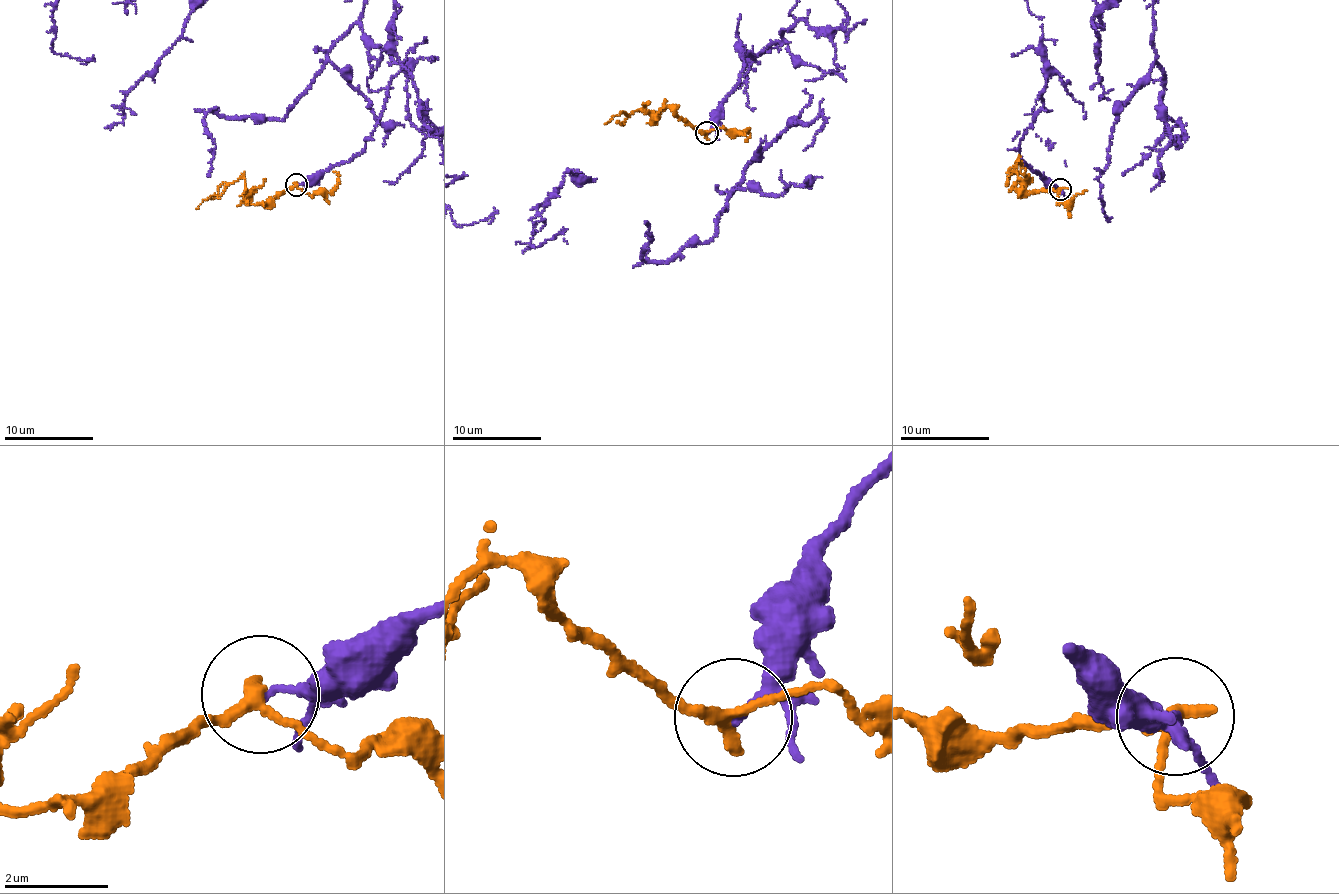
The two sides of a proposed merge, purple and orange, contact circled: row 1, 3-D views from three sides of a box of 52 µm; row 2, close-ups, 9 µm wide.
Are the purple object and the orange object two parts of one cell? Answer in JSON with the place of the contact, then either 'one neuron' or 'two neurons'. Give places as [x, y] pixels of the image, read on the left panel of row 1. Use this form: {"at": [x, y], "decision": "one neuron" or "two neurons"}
{"at": [296, 184], "decision": "two neurons"}

